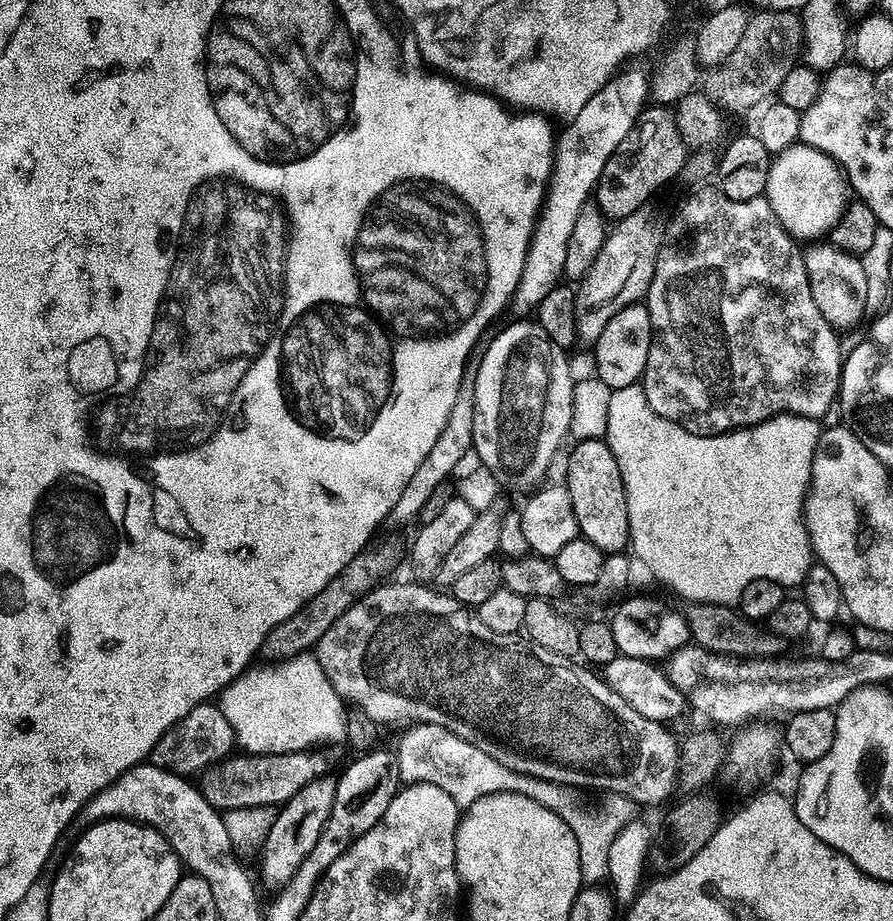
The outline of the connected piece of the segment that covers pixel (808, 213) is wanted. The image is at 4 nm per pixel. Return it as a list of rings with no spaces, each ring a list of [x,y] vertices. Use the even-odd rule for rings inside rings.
[[[798,142],[773,159],[764,196],[778,222],[793,238],[800,242],[816,242],[831,233],[850,202],[850,189],[844,173],[829,156]]]

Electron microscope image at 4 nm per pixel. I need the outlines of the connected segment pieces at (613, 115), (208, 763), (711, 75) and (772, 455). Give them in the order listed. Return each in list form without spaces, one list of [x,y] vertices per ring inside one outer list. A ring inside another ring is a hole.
[[[621,67],[616,75],[609,78],[606,86],[602,86],[598,94],[594,94],[590,102],[586,102],[586,106],[582,106],[582,110],[578,110],[578,114],[567,121],[568,129],[561,136],[559,133],[548,194],[536,229],[532,232],[532,244],[528,248],[528,257],[522,278],[516,287],[516,295],[510,301],[511,311],[516,311],[517,317],[527,317],[539,306],[542,298],[546,298],[546,294],[550,294],[550,290],[561,283],[566,246],[573,233],[574,222],[584,204],[589,203],[602,174],[602,166],[606,166],[606,162],[610,162],[610,154],[622,146],[626,134],[630,134],[636,125],[636,119],[649,103],[649,73],[644,73],[640,68],[628,67]]]
[[[205,702],[194,706],[194,710],[186,714],[186,718],[170,726],[170,730],[166,730],[162,738],[158,738],[150,762],[162,770],[173,772],[176,776],[196,778],[213,765],[231,757],[236,747],[236,735],[230,722],[226,722],[222,710],[215,703]]]
[[[768,9],[756,12],[749,17],[734,51],[719,65],[711,67],[702,82],[704,95],[730,114],[747,113],[758,102],[777,95],[782,81],[790,70],[797,67],[803,51],[804,31],[801,17],[797,13]]]
[[[639,383],[631,384],[630,386],[622,386],[621,388],[611,389],[609,394],[609,417],[606,418],[605,437],[606,442],[610,446],[610,450],[614,454],[614,462],[618,462],[618,470],[622,476],[622,486],[624,487],[624,497],[626,498],[626,514],[628,515],[628,538],[630,541],[631,551],[636,551],[635,559],[645,564],[652,571],[652,576],[656,580],[661,580],[668,588],[673,588],[678,595],[681,596],[681,601],[691,602],[693,604],[726,604],[729,606],[735,605],[740,599],[742,590],[750,582],[755,580],[769,580],[770,582],[778,582],[785,590],[792,590],[792,587],[803,585],[804,579],[808,577],[808,571],[812,569],[814,563],[814,553],[812,543],[808,537],[808,527],[804,521],[804,504],[808,498],[808,483],[812,480],[812,463],[814,462],[814,454],[816,447],[820,441],[820,433],[822,424],[819,419],[811,416],[771,416],[769,420],[763,420],[761,424],[755,424],[749,428],[738,428],[734,432],[719,432],[717,436],[699,436],[693,432],[686,431],[682,426],[678,426],[674,422],[670,422],[666,418],[662,418],[658,414],[654,414],[654,410],[650,410],[650,406],[646,402],[646,394]]]

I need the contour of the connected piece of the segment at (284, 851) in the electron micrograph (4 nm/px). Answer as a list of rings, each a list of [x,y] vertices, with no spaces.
[[[327,774],[314,778],[312,782],[307,782],[302,790],[284,804],[279,805],[278,813],[272,822],[267,825],[260,853],[260,880],[259,883],[271,890],[283,888],[290,878],[306,862],[306,854],[314,850],[314,842],[318,842],[318,834],[326,826],[326,818],[330,818],[330,806],[334,806],[334,790],[336,789],[336,776]]]

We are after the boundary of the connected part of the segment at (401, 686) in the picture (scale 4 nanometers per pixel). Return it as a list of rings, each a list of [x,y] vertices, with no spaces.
[[[383,584],[373,587],[358,602],[354,602],[354,606],[350,606],[350,610],[346,610],[346,614],[342,614],[342,618],[338,618],[338,622],[334,622],[334,626],[330,626],[330,630],[326,630],[326,634],[322,634],[322,638],[316,643],[314,654],[326,678],[330,678],[330,686],[334,686],[343,701],[360,708],[380,726],[408,720],[407,722],[445,727],[466,742],[472,743],[478,750],[484,751],[490,758],[504,765],[511,764],[515,770],[538,780],[551,780],[565,786],[577,784],[580,788],[605,788],[605,793],[624,796],[639,806],[660,804],[663,800],[673,799],[672,791],[677,791],[678,788],[681,745],[672,737],[672,732],[668,729],[671,727],[665,726],[659,720],[646,718],[646,714],[638,714],[638,710],[634,710],[634,706],[630,706],[630,702],[626,702],[626,698],[622,698],[622,694],[614,691],[597,673],[595,676],[590,669],[583,668],[580,664],[572,665],[574,663],[569,657],[548,650],[545,646],[536,645],[519,635],[507,636],[498,634],[498,630],[490,630],[490,626],[486,626],[486,622],[482,622],[473,609],[459,604],[447,591],[437,590],[435,587],[423,588],[420,584]]]

